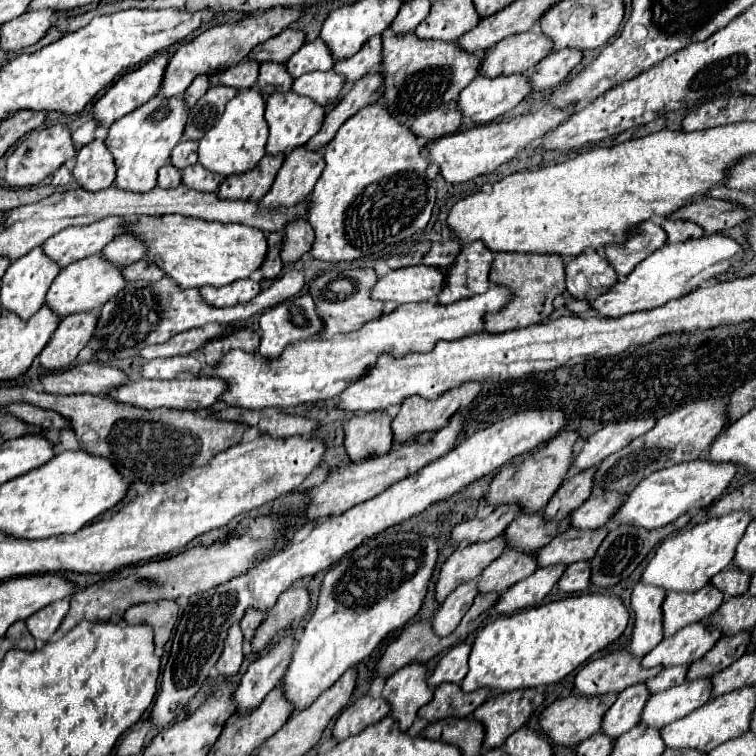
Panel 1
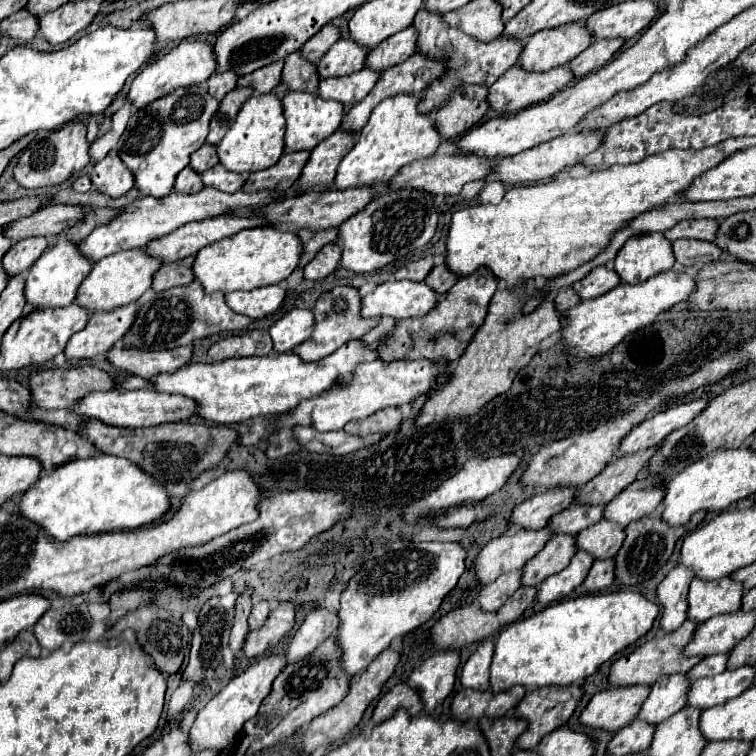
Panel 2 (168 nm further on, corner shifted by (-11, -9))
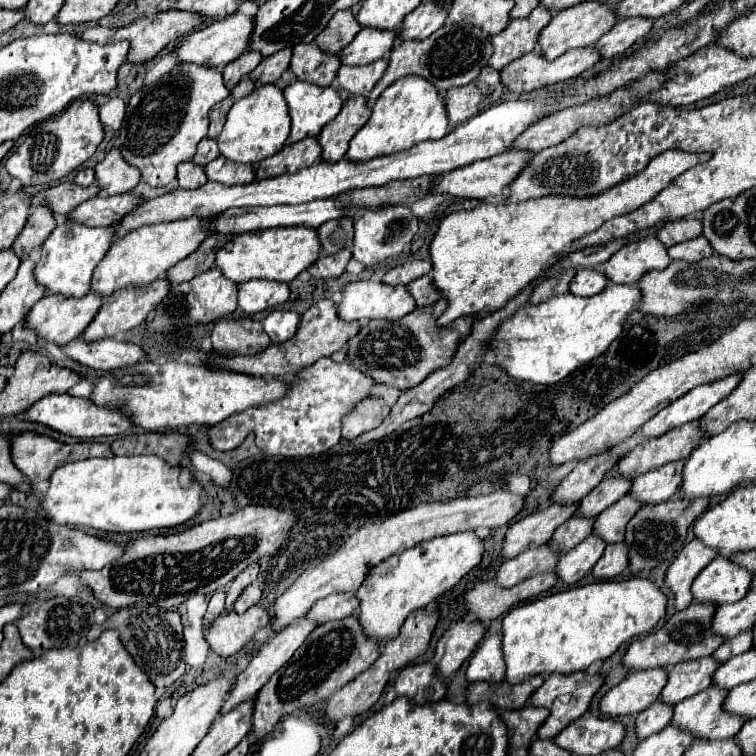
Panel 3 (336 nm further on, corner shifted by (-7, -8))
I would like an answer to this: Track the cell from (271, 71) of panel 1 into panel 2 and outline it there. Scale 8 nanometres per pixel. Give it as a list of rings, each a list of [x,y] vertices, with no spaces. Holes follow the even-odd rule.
[[[290,53],[284,61],[282,69],[282,83],[290,91],[308,91],[314,93],[318,87],[318,75],[314,63],[308,63],[306,59],[300,57],[300,53]]]

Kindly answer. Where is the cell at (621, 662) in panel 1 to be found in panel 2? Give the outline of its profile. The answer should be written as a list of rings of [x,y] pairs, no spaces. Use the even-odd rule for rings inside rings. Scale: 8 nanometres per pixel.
[[[688,619],[672,633],[668,635],[658,635],[652,641],[640,645],[636,651],[622,655],[620,659],[616,659],[610,667],[610,675],[608,675],[608,683],[610,687],[632,687],[632,685],[652,685],[656,679],[660,679],[662,675],[674,675],[674,673],[686,673],[690,671],[700,659],[684,659],[684,655],[680,655],[680,651],[686,647],[688,639],[692,639],[692,631],[696,629],[696,623],[688,623]]]

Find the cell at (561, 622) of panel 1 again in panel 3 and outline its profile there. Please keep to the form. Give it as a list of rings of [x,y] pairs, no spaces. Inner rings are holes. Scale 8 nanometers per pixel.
[[[628,578],[628,580],[606,580],[592,582],[576,588],[568,588],[534,602],[512,608],[504,622],[504,660],[506,660],[506,680],[520,684],[522,680],[536,674],[572,674],[576,670],[586,670],[596,660],[610,658],[626,640],[648,634],[666,612],[668,596],[648,578]]]

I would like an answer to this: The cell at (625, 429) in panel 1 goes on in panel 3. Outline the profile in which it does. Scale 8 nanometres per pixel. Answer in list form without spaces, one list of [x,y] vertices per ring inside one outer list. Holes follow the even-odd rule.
[[[730,374],[730,378],[720,378],[716,382],[708,382],[704,386],[696,386],[688,394],[680,396],[676,402],[658,412],[652,420],[648,420],[640,434],[644,438],[656,438],[676,426],[702,418],[712,406],[724,400],[742,380],[744,374]]]

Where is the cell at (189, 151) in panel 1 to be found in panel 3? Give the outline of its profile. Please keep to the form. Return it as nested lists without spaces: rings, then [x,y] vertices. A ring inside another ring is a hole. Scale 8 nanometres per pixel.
[[[204,138],[204,140],[198,144],[198,150],[196,150],[192,162],[200,164],[200,166],[206,166],[206,164],[210,164],[214,158],[218,158],[218,156],[220,156],[218,142],[216,142],[214,138]]]

